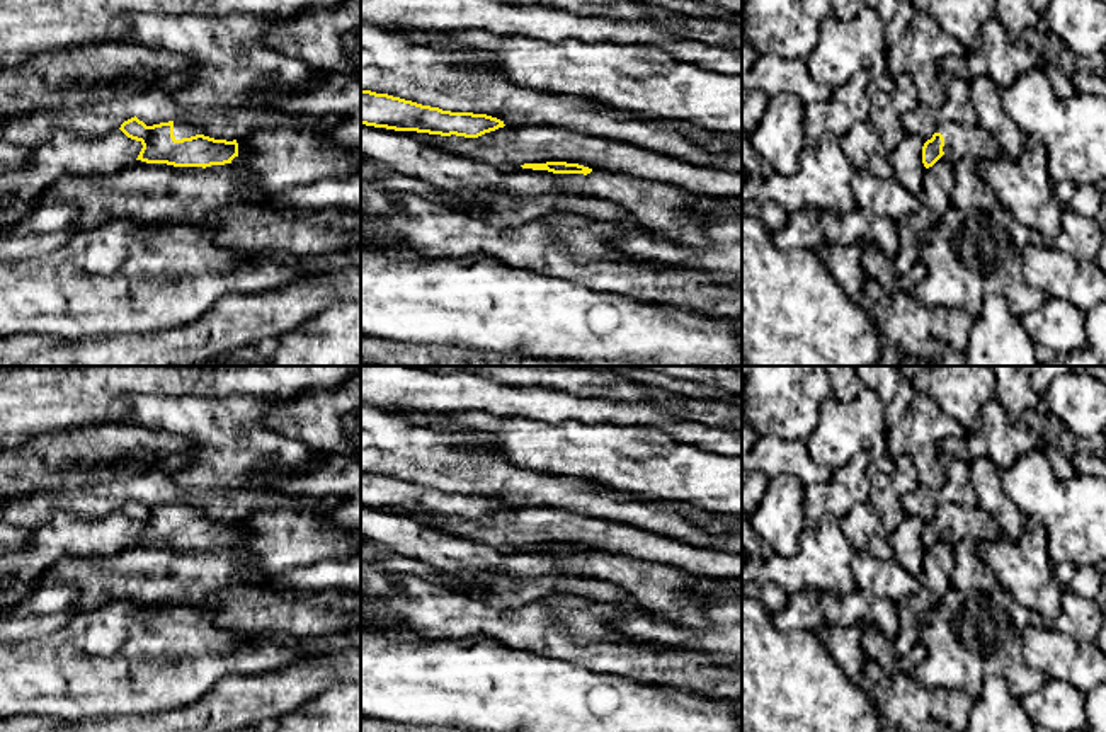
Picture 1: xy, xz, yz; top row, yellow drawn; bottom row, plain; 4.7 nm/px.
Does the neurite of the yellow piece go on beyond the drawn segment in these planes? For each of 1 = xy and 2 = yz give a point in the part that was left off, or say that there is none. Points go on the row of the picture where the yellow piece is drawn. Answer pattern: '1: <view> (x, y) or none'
1: xy (181, 130)
2: yz (960, 140)

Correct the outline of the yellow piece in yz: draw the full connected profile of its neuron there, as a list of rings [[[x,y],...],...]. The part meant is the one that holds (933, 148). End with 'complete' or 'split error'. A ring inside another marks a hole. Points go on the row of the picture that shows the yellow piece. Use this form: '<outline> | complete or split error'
[[[953,121],[938,123],[932,138],[924,143],[924,167],[932,167],[944,153],[955,162],[966,155],[973,157],[977,162],[1002,157],[994,138],[982,128],[977,124],[961,126]]] | split error

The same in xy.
[[[134,116],[124,121],[119,129],[143,145],[136,160],[146,163],[206,169],[240,160],[237,140],[214,140],[180,121],[146,126]]] | split error

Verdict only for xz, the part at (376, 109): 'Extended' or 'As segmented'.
As segmented

